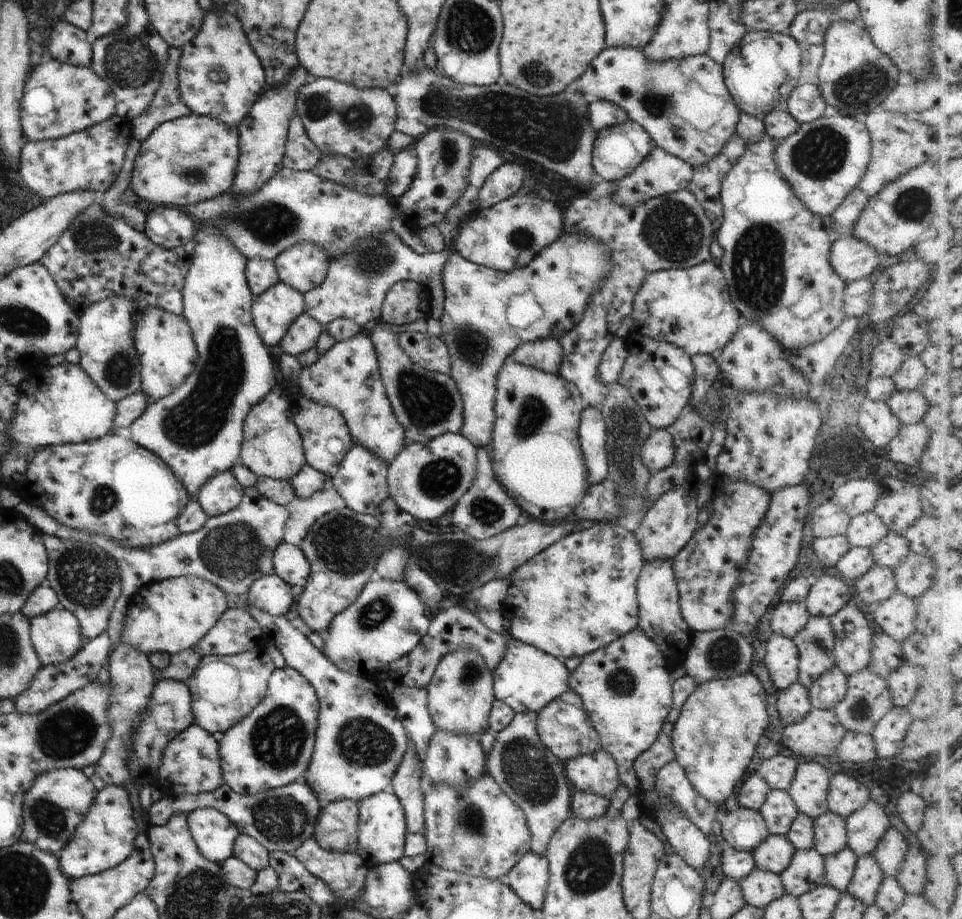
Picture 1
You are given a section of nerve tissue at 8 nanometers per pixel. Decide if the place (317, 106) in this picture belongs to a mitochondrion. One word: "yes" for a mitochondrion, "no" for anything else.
yes

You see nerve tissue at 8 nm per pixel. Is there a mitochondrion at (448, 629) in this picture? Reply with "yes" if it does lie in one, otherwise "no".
no

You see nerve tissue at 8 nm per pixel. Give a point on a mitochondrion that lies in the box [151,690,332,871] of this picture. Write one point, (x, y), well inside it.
(278, 738)

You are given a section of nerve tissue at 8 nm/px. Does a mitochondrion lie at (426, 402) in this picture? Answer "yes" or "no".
yes

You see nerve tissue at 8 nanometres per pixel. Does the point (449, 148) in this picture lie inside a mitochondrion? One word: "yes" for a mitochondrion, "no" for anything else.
yes

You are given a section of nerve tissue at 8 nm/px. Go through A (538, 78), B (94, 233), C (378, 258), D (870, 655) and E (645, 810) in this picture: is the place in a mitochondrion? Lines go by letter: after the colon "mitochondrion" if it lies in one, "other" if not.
A: mitochondrion
B: mitochondrion
C: mitochondrion
D: other
E: other

